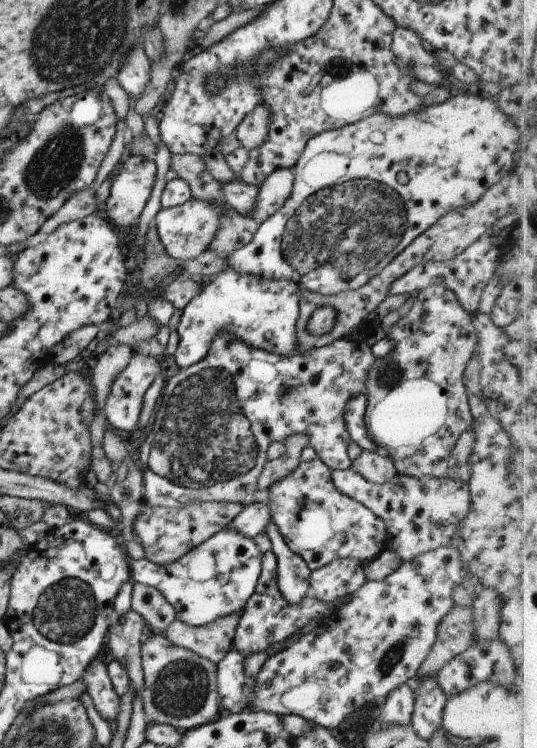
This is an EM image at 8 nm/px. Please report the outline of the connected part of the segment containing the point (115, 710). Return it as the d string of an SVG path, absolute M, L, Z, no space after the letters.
M100 655L88 666L82 679L84 679L86 692L92 697L96 710L102 719L110 723L118 719L121 698L114 691L102 657L103 655Z

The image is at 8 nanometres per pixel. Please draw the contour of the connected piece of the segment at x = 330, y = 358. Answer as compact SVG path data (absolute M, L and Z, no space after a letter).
M219 333L219 336L215 337L210 353L204 358L204 361L198 362L189 368L178 370L174 376L167 380L159 402L155 406L153 419L149 427L140 436L138 451L135 456L137 457L137 464L143 472L144 506L177 508L179 504L221 501L241 503L243 506L250 505L262 497L258 492L257 483L264 466L268 462L268 448L274 442L286 441L292 435L305 435L309 439L309 446L314 448L319 460L322 460L331 470L349 469L352 460L348 457L348 446L353 441L347 430L345 405L358 394L366 394L367 379L376 360L372 347L368 346L364 340L359 342L354 338L341 337L327 346L317 347L310 350L310 352L305 352L304 355L279 356L248 347L242 342L236 341L227 333Z

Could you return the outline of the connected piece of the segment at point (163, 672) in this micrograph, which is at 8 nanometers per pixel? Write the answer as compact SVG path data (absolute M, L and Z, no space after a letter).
M145 634L141 647L144 688L140 692L146 721L169 725L180 732L190 731L218 718L220 700L217 694L217 666L207 659L174 647L165 634Z

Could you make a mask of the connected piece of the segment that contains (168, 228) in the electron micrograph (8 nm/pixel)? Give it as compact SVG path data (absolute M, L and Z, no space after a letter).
M192 198L185 204L161 209L153 223L168 257L187 261L202 256L209 250L212 238L219 230L222 215L223 211L219 205L210 205L208 202Z

